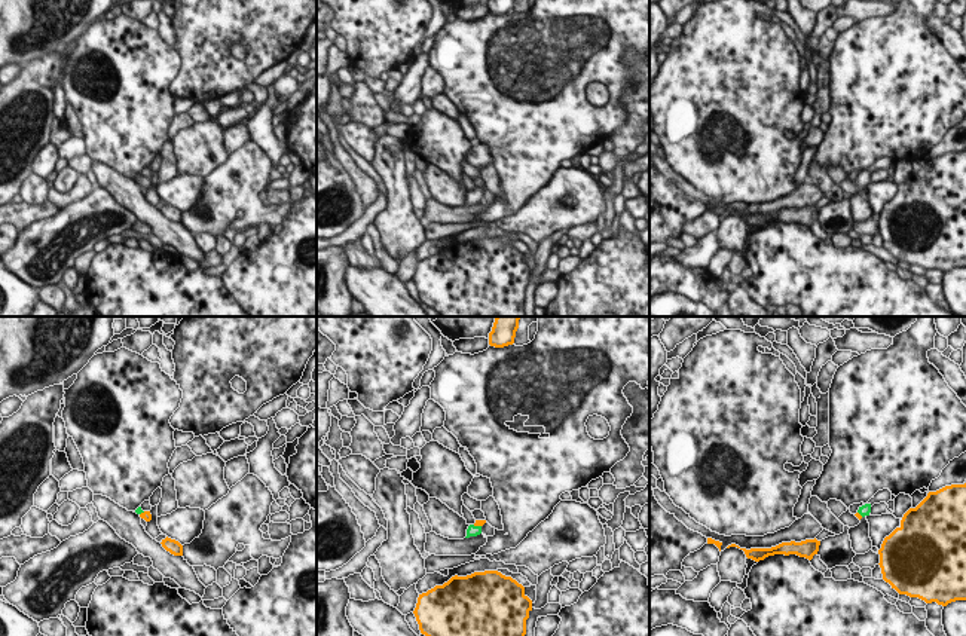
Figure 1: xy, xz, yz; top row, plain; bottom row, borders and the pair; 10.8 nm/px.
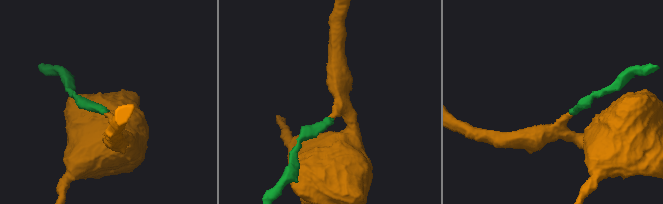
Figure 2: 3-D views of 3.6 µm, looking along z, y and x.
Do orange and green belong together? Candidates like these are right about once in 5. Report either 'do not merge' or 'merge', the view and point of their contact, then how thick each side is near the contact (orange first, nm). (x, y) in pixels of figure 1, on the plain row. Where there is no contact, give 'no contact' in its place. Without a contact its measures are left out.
merge; meets orange in xz at (477, 192); 60 nm thick on the orange side, 130 nm on the other

